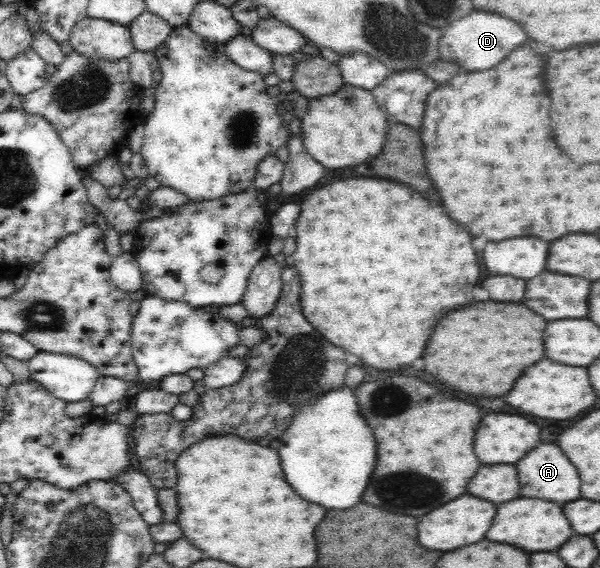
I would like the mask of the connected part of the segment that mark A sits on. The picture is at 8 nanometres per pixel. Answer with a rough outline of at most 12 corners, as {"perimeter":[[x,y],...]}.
{"perimeter":[[557,445],[515,463],[521,497],[569,503],[579,475]]}

